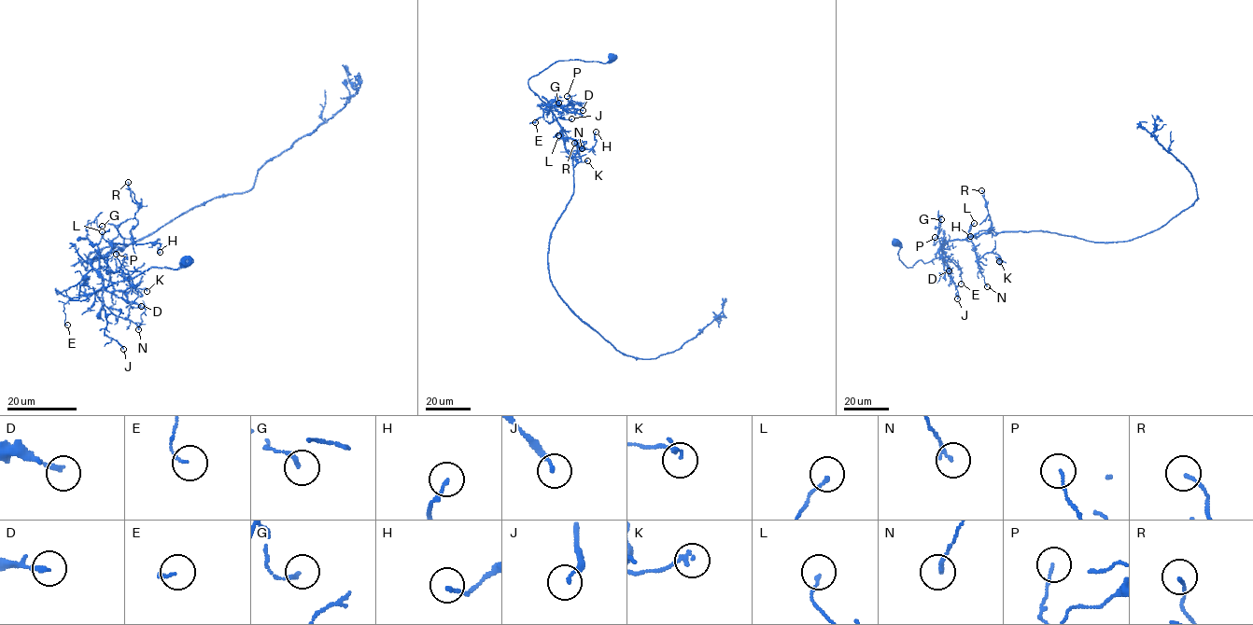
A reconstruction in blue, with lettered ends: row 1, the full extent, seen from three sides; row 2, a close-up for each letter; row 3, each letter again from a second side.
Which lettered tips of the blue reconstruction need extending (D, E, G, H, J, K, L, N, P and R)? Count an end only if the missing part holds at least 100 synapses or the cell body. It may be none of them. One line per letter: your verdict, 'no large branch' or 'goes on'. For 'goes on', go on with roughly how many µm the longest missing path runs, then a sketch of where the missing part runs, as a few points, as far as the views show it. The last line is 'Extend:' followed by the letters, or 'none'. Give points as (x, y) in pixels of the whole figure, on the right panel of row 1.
D: no large branch
E: no large branch
G: no large branch
H: no large branch
J: no large branch
K: no large branch
L: no large branch
N: no large branch
P: no large branch
R: no large branch
Extend: none

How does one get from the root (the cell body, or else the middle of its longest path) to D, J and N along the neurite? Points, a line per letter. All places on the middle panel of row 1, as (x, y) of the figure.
D: (612, 57), (606, 62), (559, 60), (528, 80), (529, 89), (544, 104), (557, 101), (561, 107), (583, 110)
J: (612, 57), (606, 62), (559, 60), (528, 80), (544, 104), (558, 102), (554, 107), (561, 118), (571, 118)
N: (612, 57), (606, 62), (559, 60), (528, 80), (544, 104), (551, 104), (559, 133), (585, 142), (582, 148)

